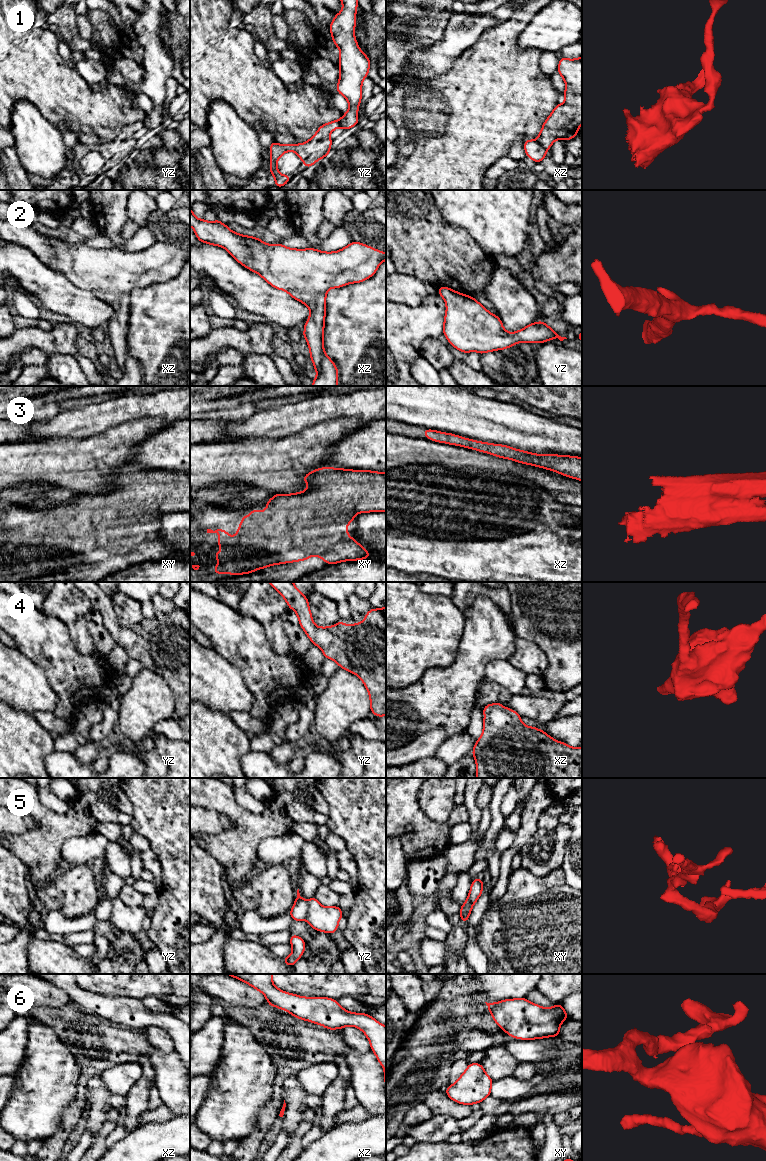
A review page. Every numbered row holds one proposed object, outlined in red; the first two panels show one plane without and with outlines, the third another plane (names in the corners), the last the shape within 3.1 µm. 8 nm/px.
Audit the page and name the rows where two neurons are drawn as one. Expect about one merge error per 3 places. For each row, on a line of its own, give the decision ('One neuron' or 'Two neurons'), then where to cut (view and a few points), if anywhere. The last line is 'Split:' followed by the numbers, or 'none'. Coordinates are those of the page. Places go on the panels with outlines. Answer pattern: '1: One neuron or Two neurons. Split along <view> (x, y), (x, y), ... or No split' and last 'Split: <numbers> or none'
1: Two neurons. Split along xz (536, 140), (546, 150)
2: One neuron. No split
3: One neuron. No split
4: One neuron. No split
5: Two neurons. Split along yz (308, 901), (307, 917), (305, 919)
6: One neuron. No split
Split: 1, 5

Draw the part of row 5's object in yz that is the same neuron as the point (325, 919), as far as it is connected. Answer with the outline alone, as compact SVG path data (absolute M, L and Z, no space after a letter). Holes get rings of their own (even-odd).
M315 896L308 901L307 921L316 931L333 934L338 930L338 923L343 911L338 906L324 907Z

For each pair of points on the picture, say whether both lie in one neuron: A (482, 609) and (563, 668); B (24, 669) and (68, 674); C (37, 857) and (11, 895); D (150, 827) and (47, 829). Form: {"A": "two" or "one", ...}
{"A": "two", "B": "two", "C": "two", "D": "two"}

